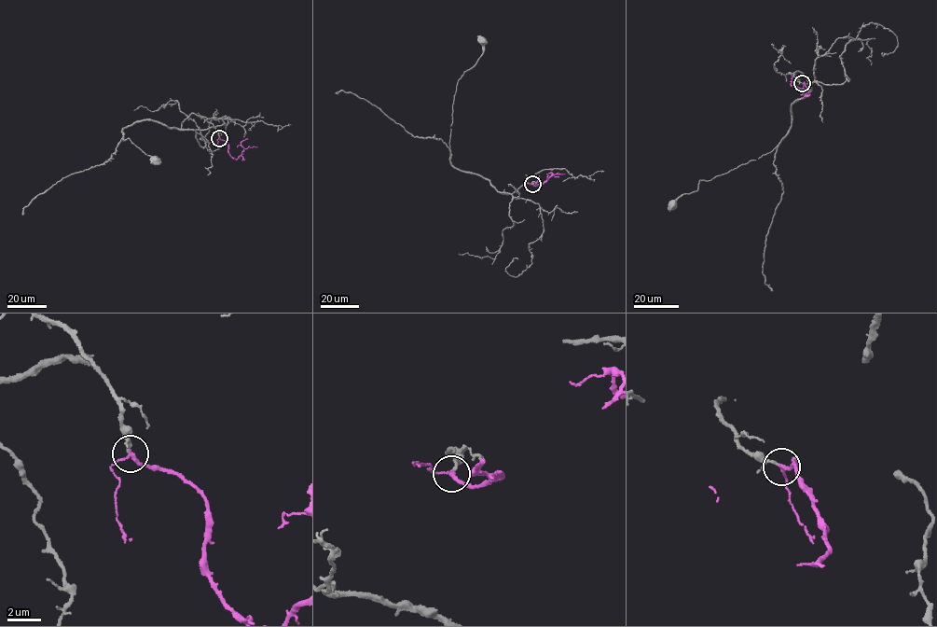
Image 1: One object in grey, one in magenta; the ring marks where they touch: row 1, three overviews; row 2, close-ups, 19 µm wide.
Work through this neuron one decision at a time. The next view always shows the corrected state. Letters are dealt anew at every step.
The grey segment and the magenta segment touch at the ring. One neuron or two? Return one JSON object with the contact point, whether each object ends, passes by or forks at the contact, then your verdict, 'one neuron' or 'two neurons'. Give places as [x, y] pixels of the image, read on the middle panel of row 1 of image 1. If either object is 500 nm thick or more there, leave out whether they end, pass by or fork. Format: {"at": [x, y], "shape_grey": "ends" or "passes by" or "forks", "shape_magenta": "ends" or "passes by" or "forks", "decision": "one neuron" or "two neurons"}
{"at": [532, 184], "shape_grey": "passes by", "shape_magenta": "passes by", "decision": "one neuron"}

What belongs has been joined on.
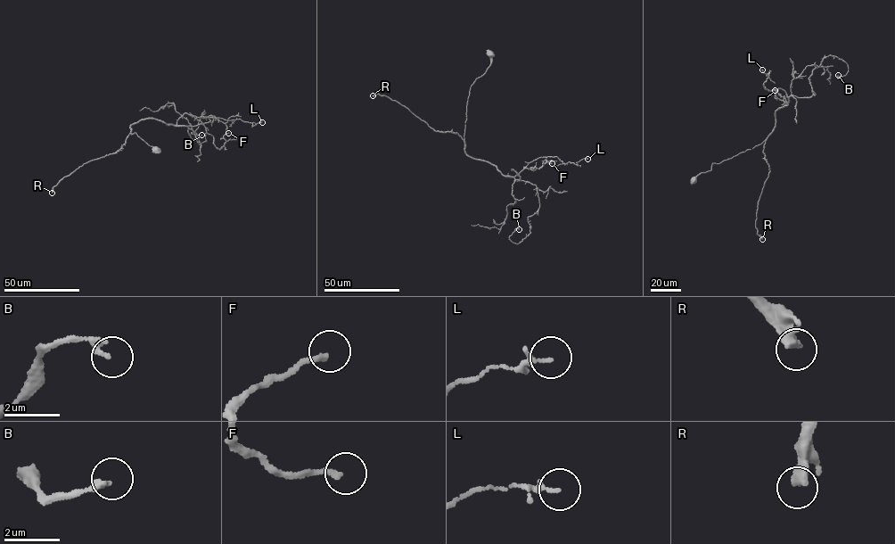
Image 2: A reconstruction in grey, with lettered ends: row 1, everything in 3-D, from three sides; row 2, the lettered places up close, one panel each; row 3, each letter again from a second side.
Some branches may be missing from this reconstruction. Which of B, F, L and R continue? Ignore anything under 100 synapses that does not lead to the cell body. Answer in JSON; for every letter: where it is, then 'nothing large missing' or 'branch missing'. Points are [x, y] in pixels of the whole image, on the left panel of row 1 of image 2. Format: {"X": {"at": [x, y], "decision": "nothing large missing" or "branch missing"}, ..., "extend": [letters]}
{"B": {"at": [201, 135], "decision": "nothing large missing"}, "F": {"at": [228, 133], "decision": "nothing large missing"}, "L": {"at": [262, 122], "decision": "nothing large missing"}, "R": {"at": [52, 193], "decision": "branch missing"}, "extend": ["R"]}

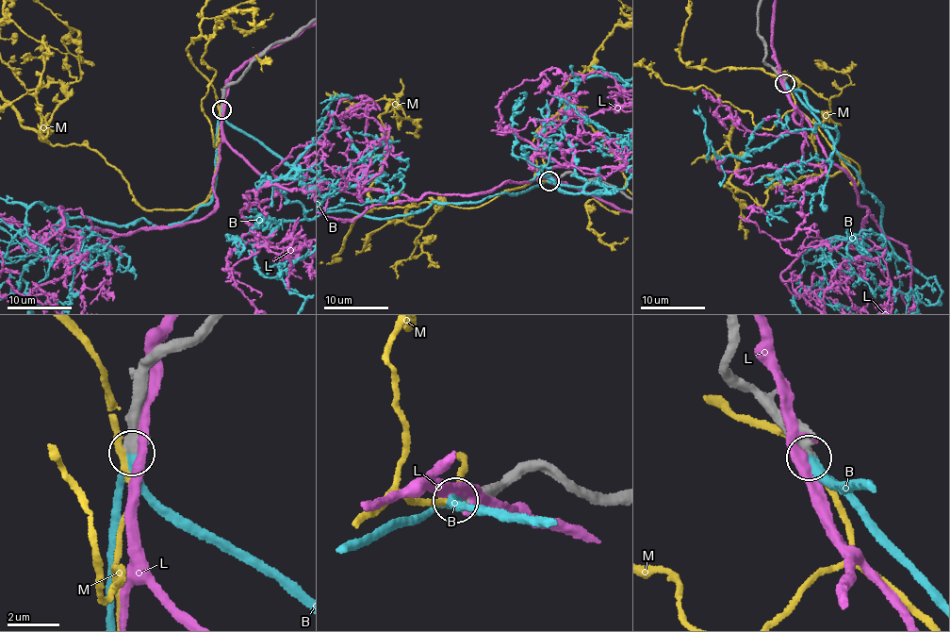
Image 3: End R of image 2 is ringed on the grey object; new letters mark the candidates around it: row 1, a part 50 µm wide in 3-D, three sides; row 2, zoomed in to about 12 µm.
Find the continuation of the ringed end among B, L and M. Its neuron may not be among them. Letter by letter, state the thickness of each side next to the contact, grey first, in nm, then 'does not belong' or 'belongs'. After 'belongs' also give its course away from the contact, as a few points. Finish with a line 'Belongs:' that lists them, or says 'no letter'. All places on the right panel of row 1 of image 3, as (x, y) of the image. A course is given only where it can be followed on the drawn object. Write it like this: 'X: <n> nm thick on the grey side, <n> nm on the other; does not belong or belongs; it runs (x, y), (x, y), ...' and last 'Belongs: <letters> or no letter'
B: 440 nm thick on the grey side, 320 nm on the other; belongs; it runs (785, 83), (883, 212), (887, 253), (843, 238), (803, 253), (800, 283), (819, 282), (841, 309)
L: 750 nm thick on the grey side, 380 nm on the other; does not belong
M: 360 nm thick on the grey side, 220 nm on the other; does not belong
Belongs: B

